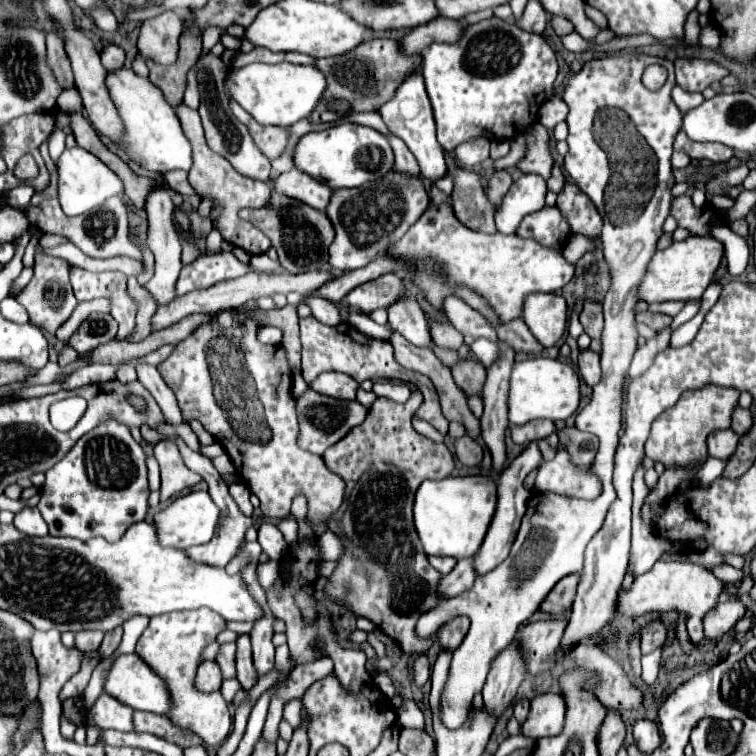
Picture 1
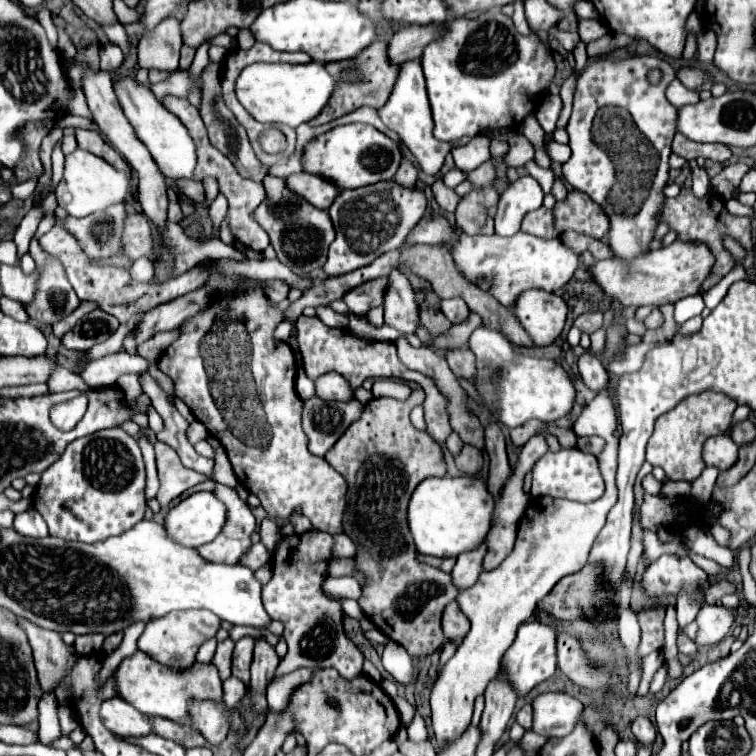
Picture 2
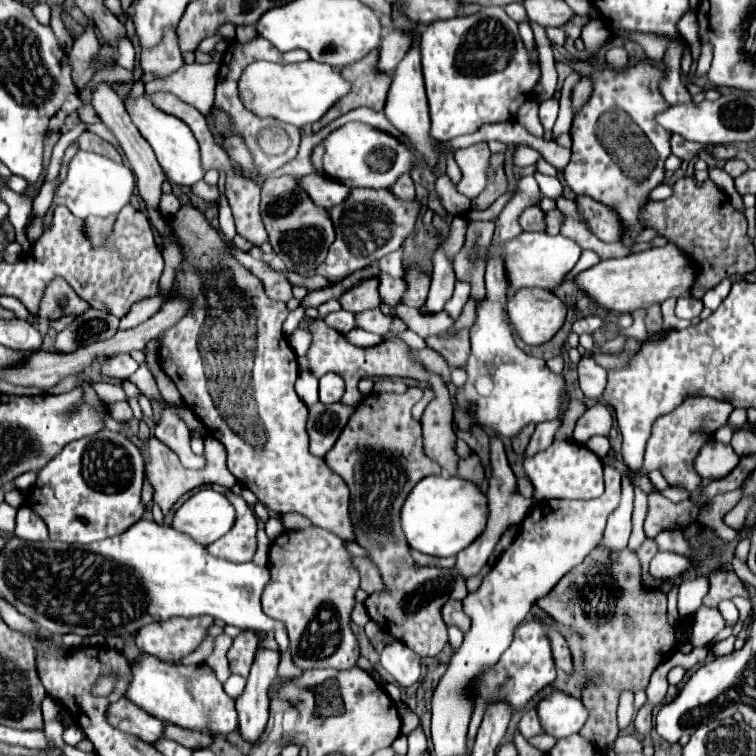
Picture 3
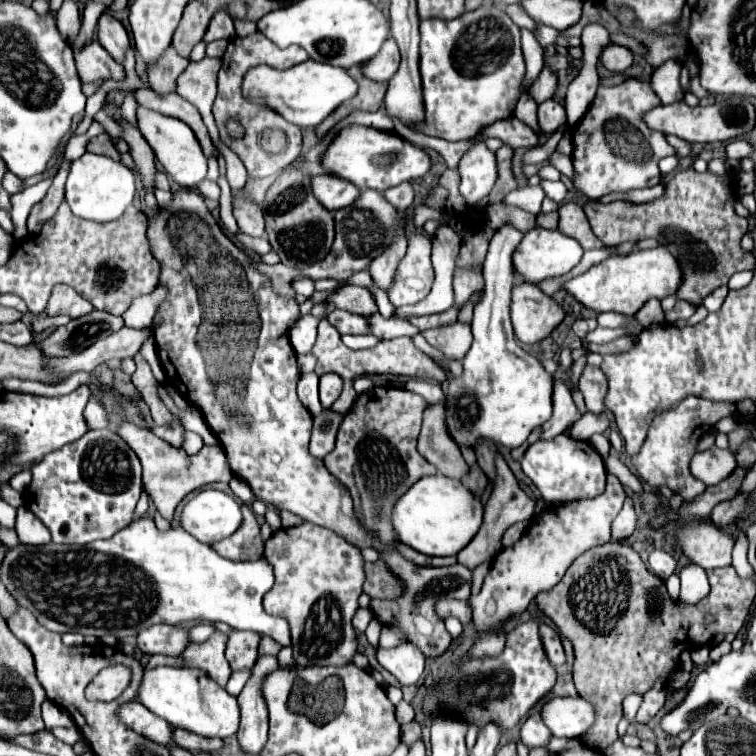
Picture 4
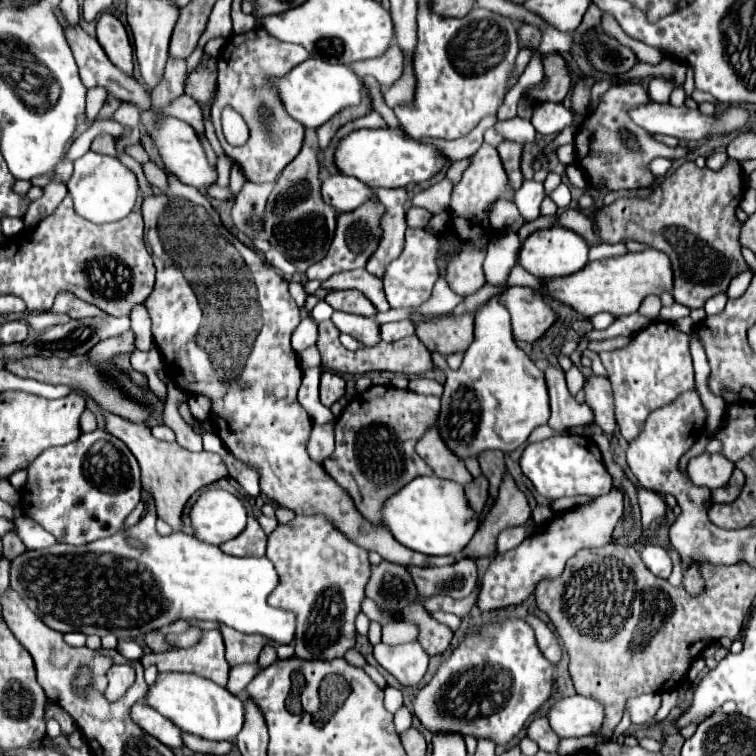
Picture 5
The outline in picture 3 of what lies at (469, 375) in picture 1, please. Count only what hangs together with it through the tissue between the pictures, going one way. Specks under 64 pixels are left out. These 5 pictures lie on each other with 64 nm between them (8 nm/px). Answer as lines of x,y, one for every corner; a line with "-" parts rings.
466,328
448,336
430,336
426,338
426,344
428,348
442,354
450,368
466,366
466,360
470,356
470,334

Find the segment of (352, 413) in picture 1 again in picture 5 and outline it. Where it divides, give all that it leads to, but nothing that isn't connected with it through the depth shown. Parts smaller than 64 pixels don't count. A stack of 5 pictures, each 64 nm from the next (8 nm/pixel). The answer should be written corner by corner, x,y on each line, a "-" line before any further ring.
314,424
310,440
308,440
308,454
314,462
324,462
334,452
334,424
318,426

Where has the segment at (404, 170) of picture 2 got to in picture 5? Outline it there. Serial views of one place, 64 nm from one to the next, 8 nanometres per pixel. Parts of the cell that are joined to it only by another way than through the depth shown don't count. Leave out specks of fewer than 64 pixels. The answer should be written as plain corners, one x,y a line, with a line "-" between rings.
378,188
377,199
384,206
384,216
380,218
380,244
374,250
374,256
368,260
366,270
374,276
382,276
386,266
400,256
404,248
404,230
406,230
406,204
408,194
404,188

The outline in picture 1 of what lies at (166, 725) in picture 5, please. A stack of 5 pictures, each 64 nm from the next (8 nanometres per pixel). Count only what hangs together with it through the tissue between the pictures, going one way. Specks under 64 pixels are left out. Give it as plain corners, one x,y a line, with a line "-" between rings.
100,694
90,710
96,724
104,730
120,730
120,732
134,732
134,710
130,710
120,700
114,700
110,694

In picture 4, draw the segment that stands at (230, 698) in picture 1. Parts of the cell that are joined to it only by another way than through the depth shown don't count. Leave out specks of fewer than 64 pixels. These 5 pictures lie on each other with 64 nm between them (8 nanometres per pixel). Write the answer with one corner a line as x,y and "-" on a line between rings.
236,670
236,672
232,672
232,676
230,676
228,684
226,684
226,690
232,696
238,696
248,680
250,680
250,670

